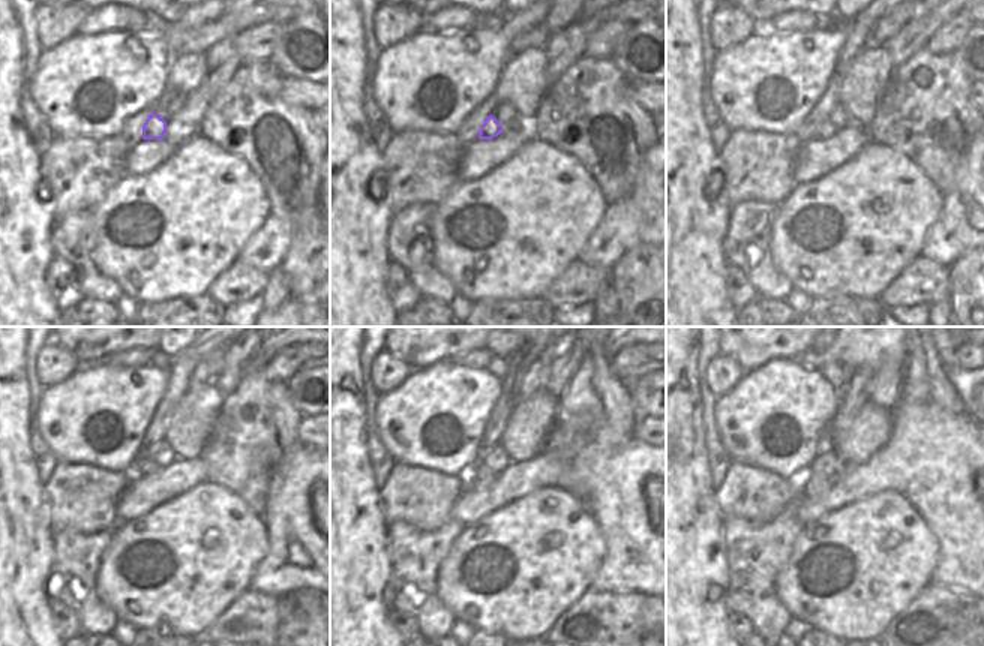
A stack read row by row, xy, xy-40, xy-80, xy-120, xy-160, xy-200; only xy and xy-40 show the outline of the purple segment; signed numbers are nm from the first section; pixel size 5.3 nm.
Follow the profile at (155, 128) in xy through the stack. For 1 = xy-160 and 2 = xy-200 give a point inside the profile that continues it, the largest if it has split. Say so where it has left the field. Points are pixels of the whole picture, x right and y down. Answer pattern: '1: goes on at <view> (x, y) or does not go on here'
1: goes on at xy-160 (479, 475)
2: goes on at xy-200 (812, 484)

